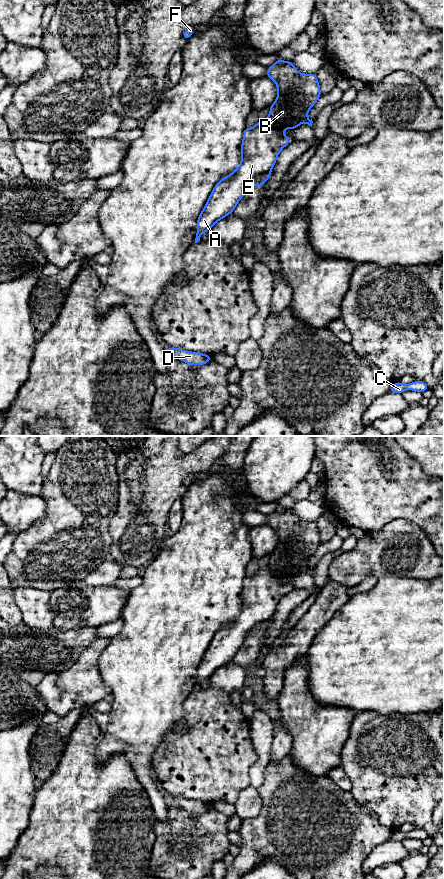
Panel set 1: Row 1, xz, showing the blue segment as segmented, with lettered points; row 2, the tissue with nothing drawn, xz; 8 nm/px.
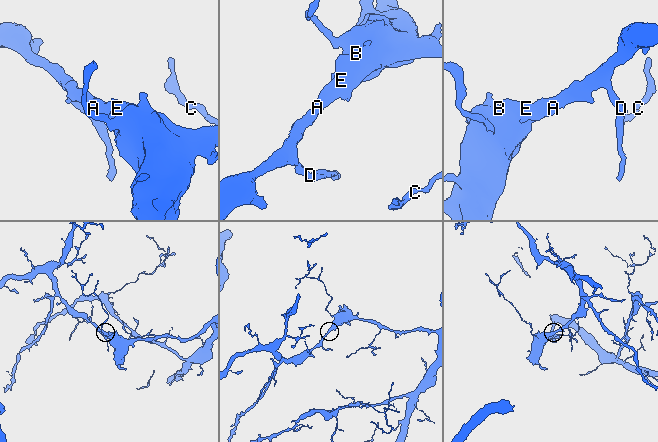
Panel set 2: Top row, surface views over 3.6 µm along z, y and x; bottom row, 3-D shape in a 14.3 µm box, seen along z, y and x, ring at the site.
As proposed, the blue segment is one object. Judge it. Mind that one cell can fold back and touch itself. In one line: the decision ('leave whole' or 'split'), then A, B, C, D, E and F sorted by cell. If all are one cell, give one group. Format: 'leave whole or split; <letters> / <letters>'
split; A D E / B C F

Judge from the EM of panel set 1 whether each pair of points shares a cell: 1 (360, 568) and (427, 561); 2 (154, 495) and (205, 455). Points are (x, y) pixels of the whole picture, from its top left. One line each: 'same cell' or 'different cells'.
1: same cell
2: same cell

